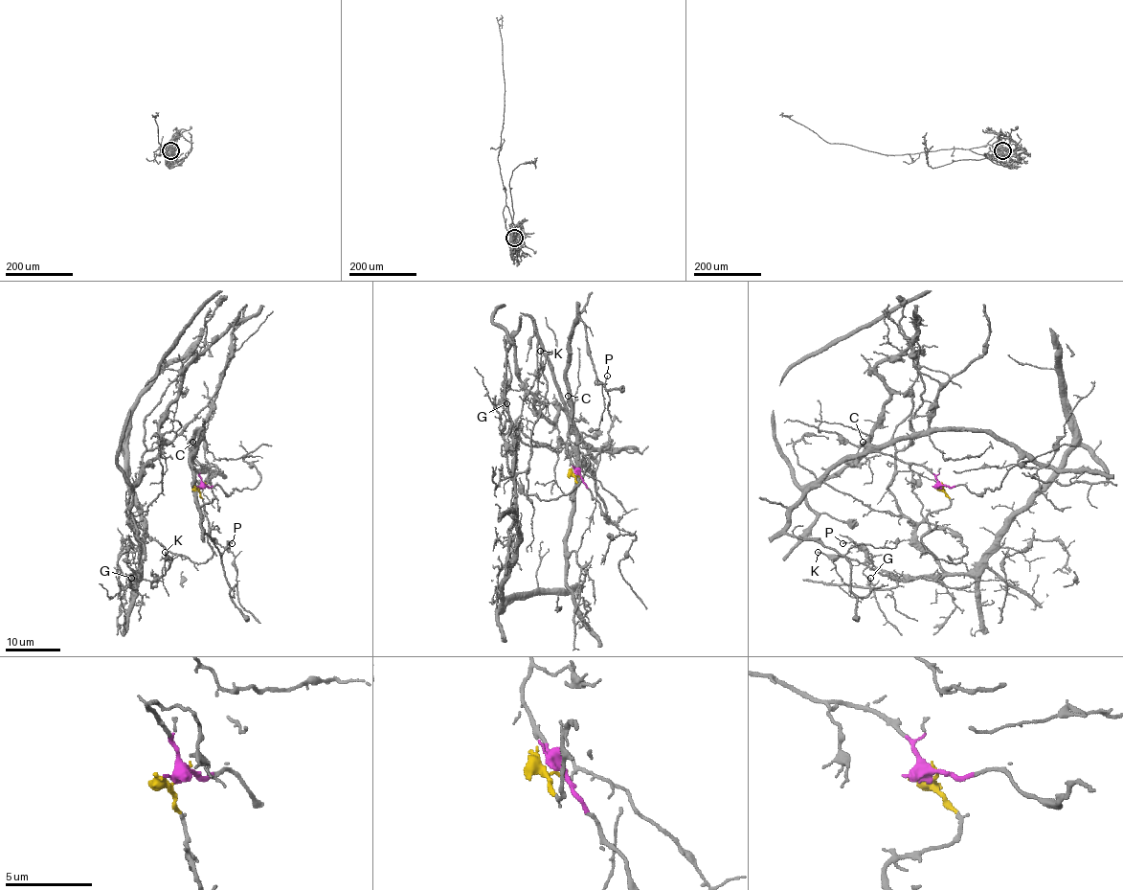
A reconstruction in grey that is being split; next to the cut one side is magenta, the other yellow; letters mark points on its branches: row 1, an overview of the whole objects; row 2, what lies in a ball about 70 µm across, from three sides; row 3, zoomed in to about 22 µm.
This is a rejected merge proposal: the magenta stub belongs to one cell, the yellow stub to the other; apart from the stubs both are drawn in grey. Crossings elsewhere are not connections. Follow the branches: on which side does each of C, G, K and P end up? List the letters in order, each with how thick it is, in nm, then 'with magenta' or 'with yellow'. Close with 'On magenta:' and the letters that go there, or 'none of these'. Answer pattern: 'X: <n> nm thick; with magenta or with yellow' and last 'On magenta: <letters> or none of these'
C: 80 nm thick; with magenta
G: 80 nm thick; with yellow
K: 170 nm thick; with yellow
P: 100 nm thick; with magenta
On magenta: C, P

